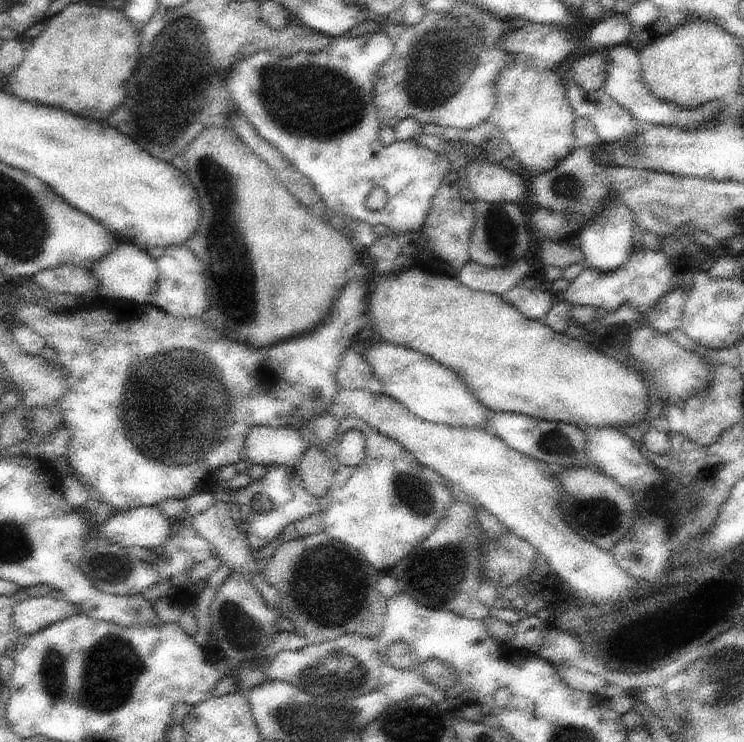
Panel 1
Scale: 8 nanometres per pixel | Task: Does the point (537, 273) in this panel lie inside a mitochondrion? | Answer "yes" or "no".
no

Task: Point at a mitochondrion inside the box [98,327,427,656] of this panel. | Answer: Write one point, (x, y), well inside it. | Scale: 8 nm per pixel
(183, 440)

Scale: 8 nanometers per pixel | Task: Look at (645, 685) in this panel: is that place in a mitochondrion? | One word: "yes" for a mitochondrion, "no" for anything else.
no

